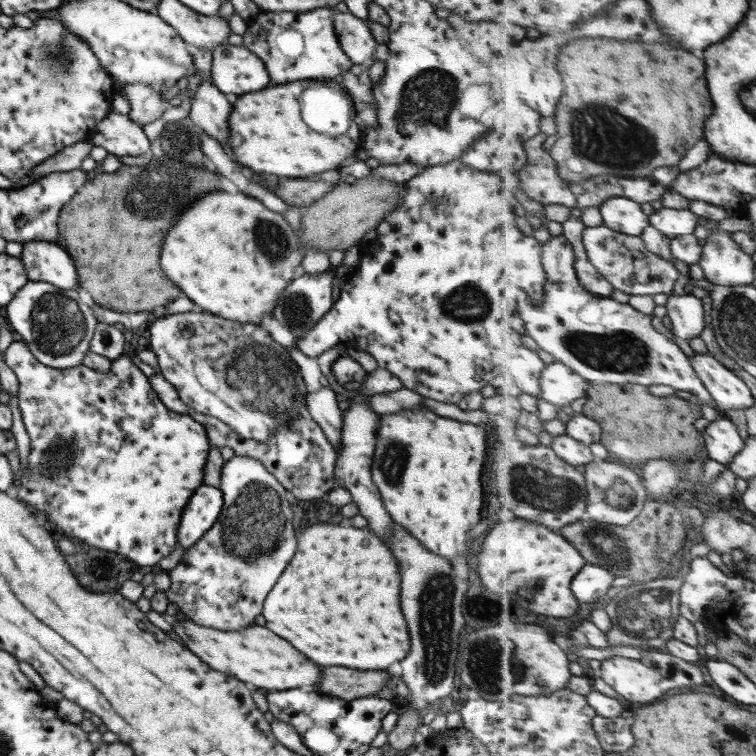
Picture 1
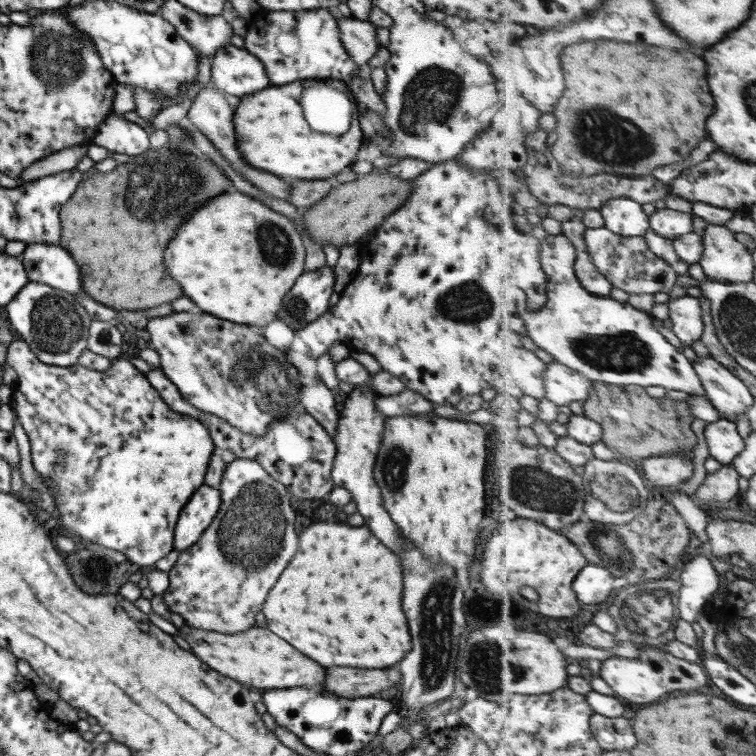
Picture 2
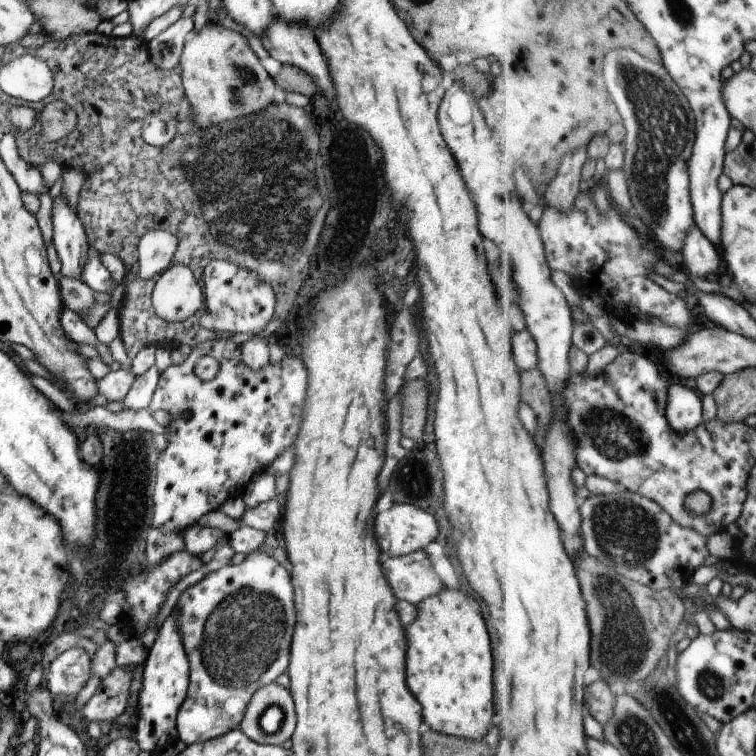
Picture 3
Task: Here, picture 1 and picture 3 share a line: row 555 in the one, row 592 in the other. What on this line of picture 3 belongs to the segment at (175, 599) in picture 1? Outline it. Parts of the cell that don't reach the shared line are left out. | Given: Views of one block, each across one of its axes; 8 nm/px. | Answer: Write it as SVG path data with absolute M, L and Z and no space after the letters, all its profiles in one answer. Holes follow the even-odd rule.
M261 550L245 555L237 565L226 565L207 572L198 582L188 586L178 597L173 610L177 612L177 632L189 660L189 678L185 698L177 708L177 738L189 746L213 740L237 729L243 711L259 686L273 682L287 668L289 642L293 632L295 608L293 586L287 570Z

